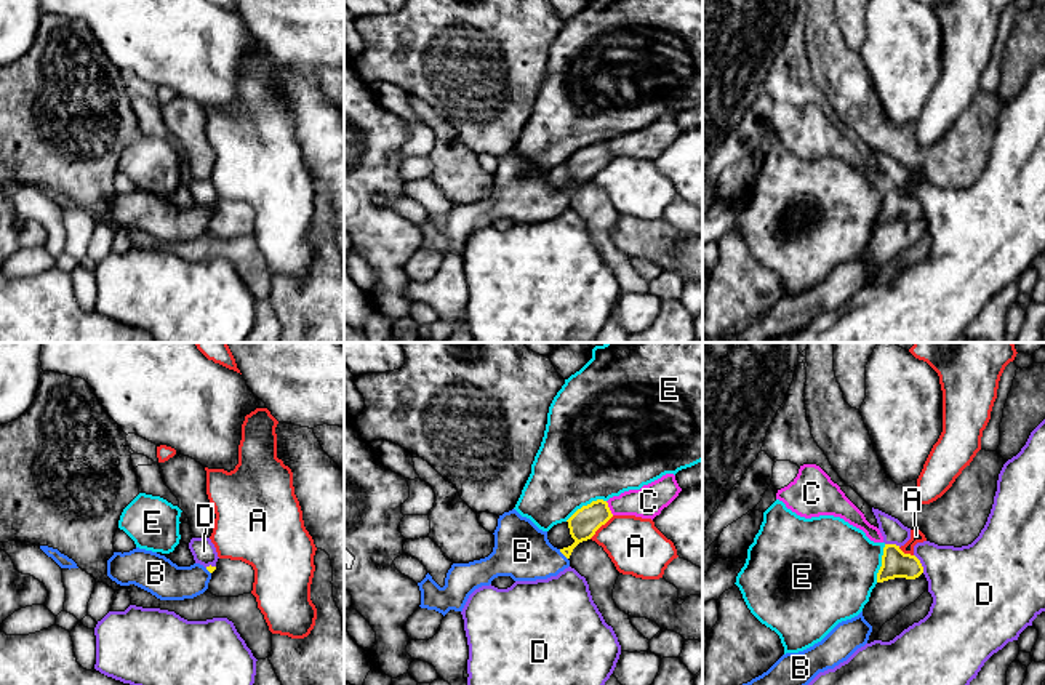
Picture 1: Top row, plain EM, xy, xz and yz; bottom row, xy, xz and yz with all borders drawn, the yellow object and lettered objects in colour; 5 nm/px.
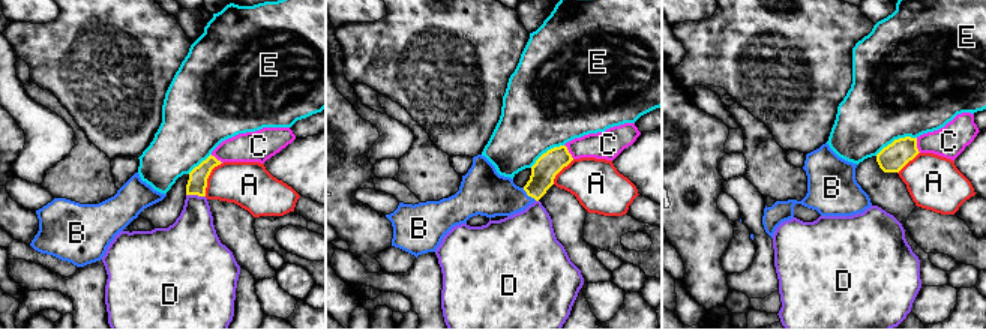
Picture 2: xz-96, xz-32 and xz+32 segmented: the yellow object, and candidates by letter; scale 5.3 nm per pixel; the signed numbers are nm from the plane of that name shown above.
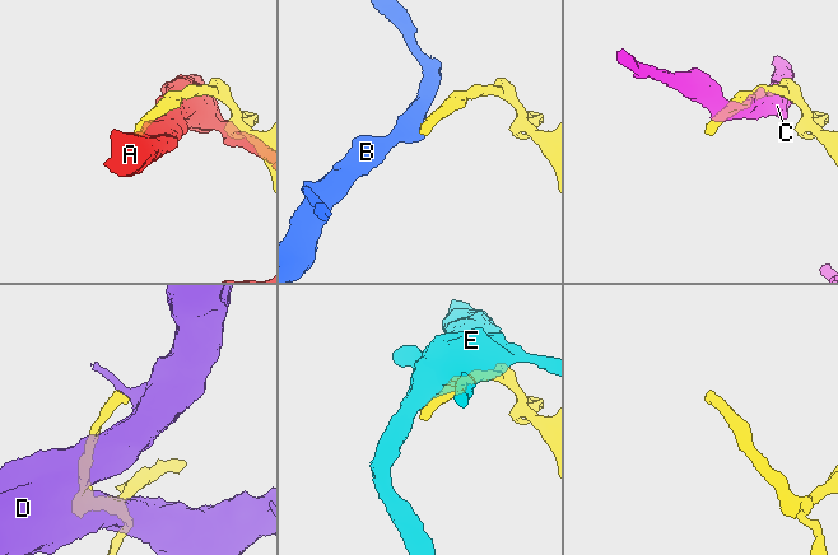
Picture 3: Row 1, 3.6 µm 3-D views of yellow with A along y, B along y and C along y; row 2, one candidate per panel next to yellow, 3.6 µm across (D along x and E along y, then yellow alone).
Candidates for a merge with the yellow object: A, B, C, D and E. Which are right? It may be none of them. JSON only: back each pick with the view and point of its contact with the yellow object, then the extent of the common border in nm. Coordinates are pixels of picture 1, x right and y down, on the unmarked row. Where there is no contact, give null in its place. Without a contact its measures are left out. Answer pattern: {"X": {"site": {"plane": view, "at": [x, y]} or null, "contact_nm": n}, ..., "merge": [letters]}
{"B": {"site": {"plane": "xz", "at": [562, 194]}, "contact_nm": 70}, "merge": ["B"]}

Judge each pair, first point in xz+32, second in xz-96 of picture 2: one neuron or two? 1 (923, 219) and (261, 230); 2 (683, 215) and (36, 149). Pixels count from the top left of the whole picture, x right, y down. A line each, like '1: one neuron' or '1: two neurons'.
1: one neuron
2: two neurons

